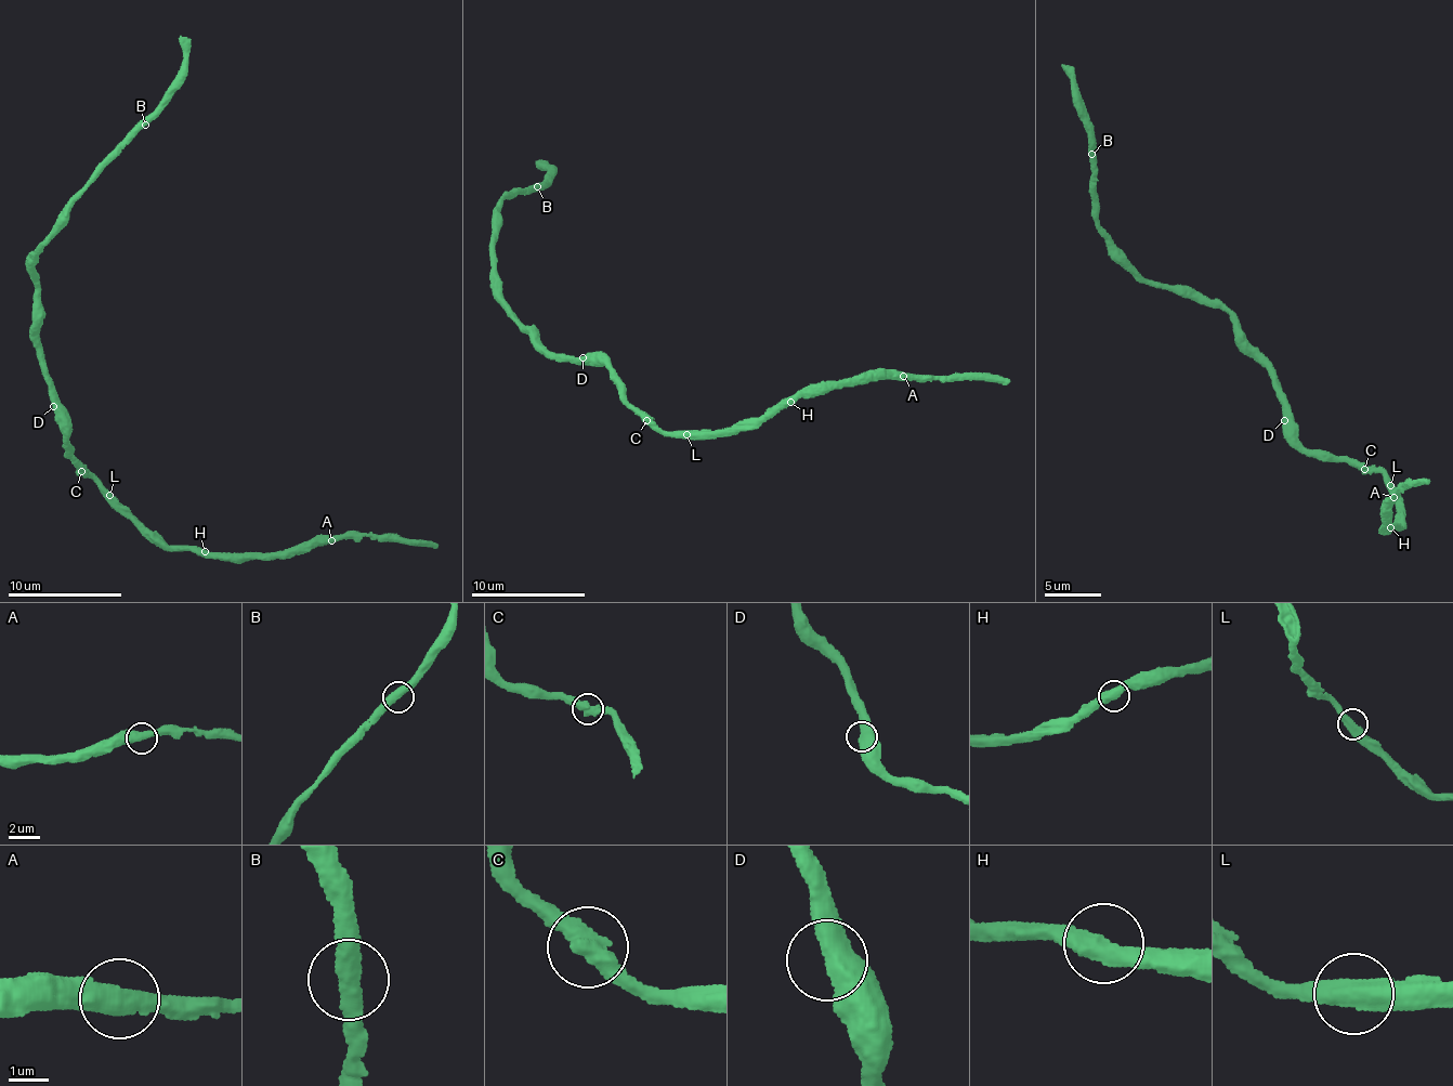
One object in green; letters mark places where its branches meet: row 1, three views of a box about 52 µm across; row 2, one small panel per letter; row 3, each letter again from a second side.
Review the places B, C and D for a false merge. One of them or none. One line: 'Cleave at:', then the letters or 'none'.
Cleave at: none

